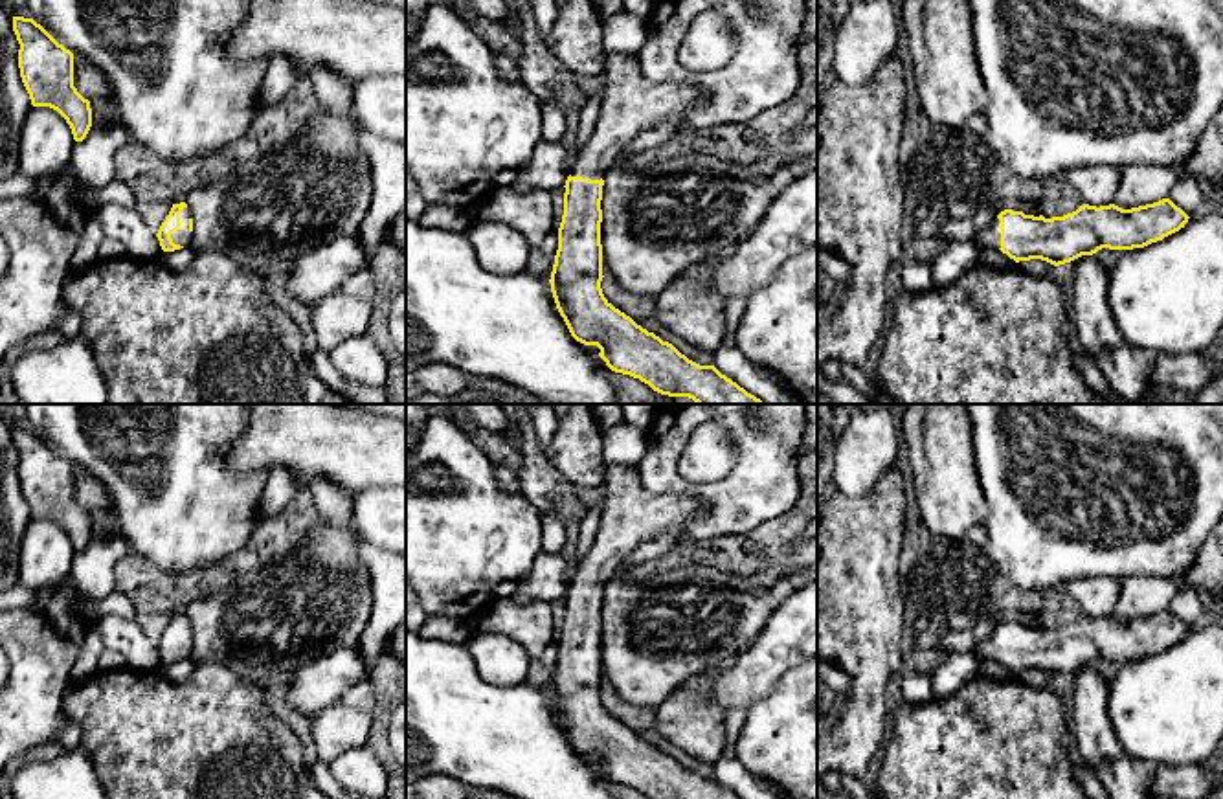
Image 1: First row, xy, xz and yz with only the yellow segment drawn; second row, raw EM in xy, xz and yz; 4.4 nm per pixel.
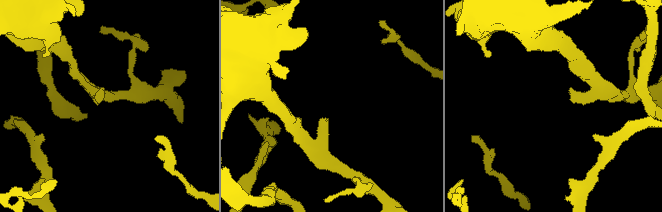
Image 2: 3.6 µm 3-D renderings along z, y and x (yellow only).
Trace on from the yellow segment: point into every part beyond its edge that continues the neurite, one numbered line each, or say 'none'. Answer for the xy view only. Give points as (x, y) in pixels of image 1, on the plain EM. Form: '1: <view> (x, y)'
1: xy (182, 649)

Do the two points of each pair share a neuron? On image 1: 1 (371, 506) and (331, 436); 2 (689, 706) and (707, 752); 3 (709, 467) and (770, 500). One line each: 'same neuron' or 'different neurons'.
1: different neurons
2: same neuron
3: different neurons

